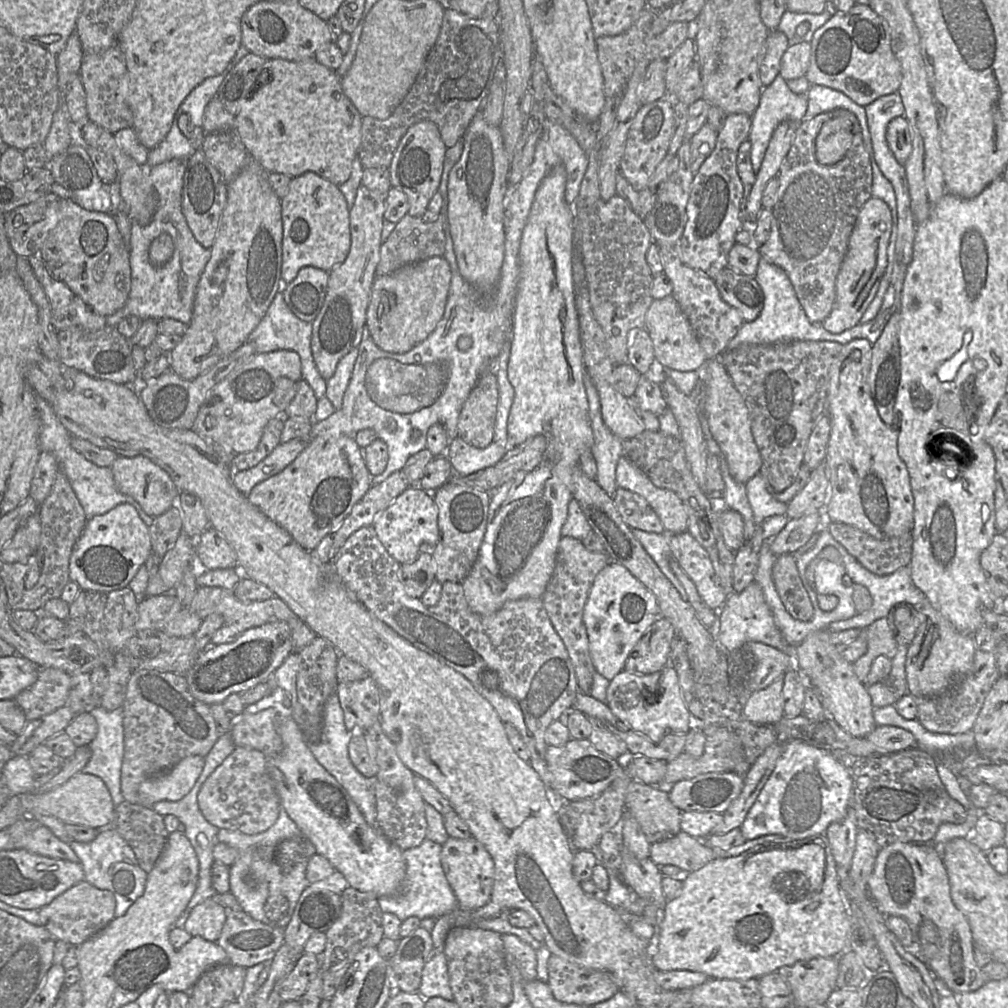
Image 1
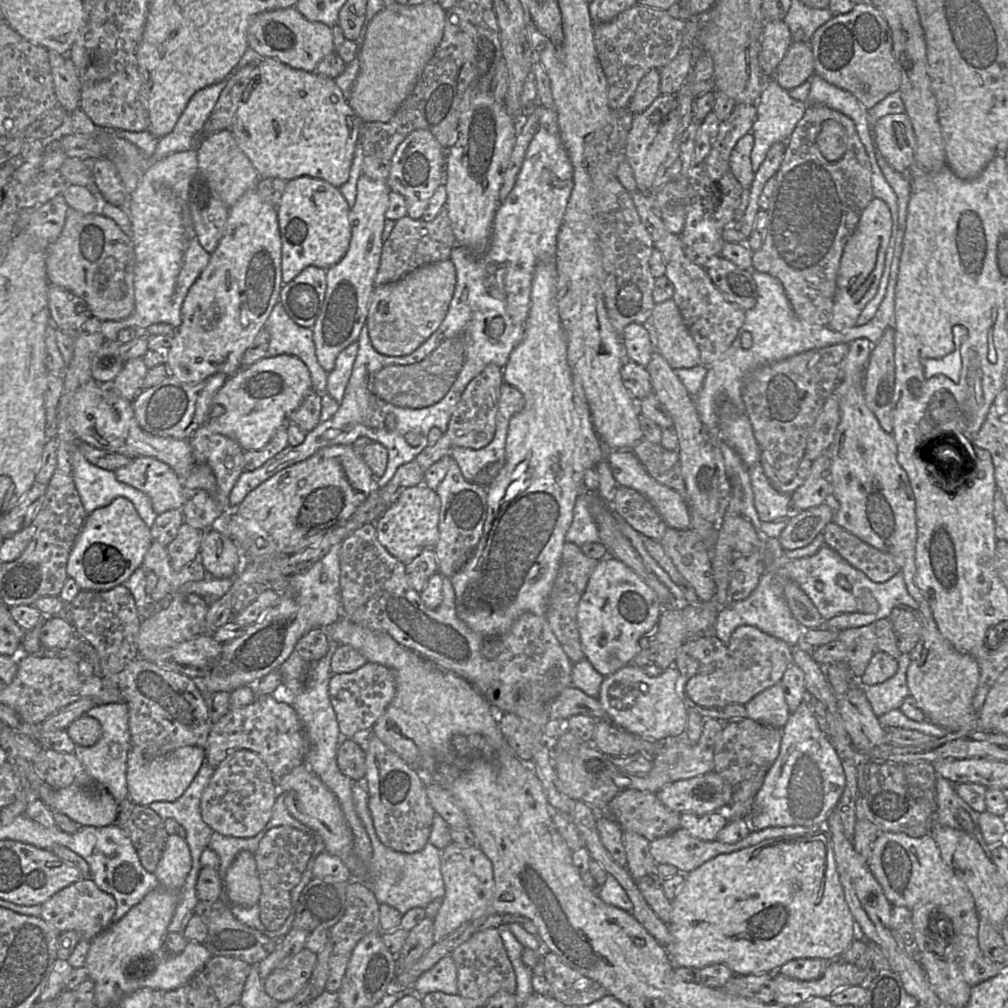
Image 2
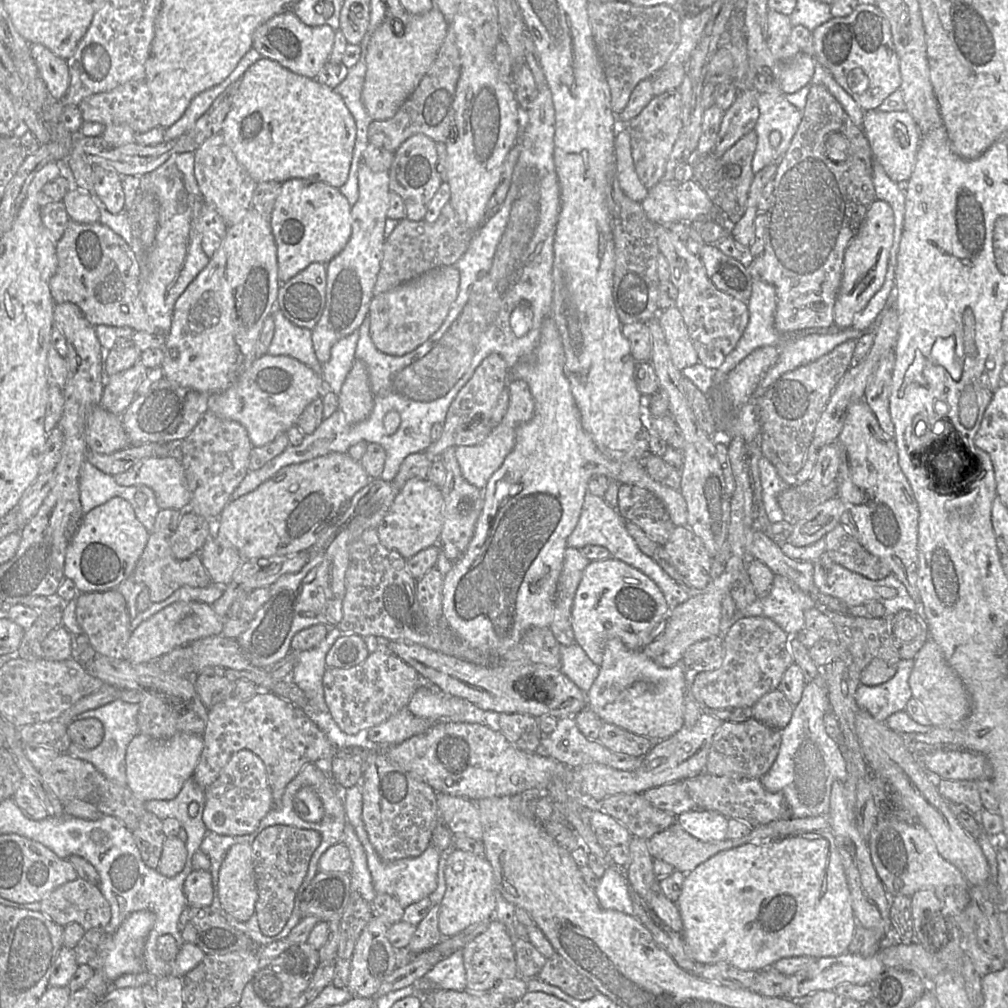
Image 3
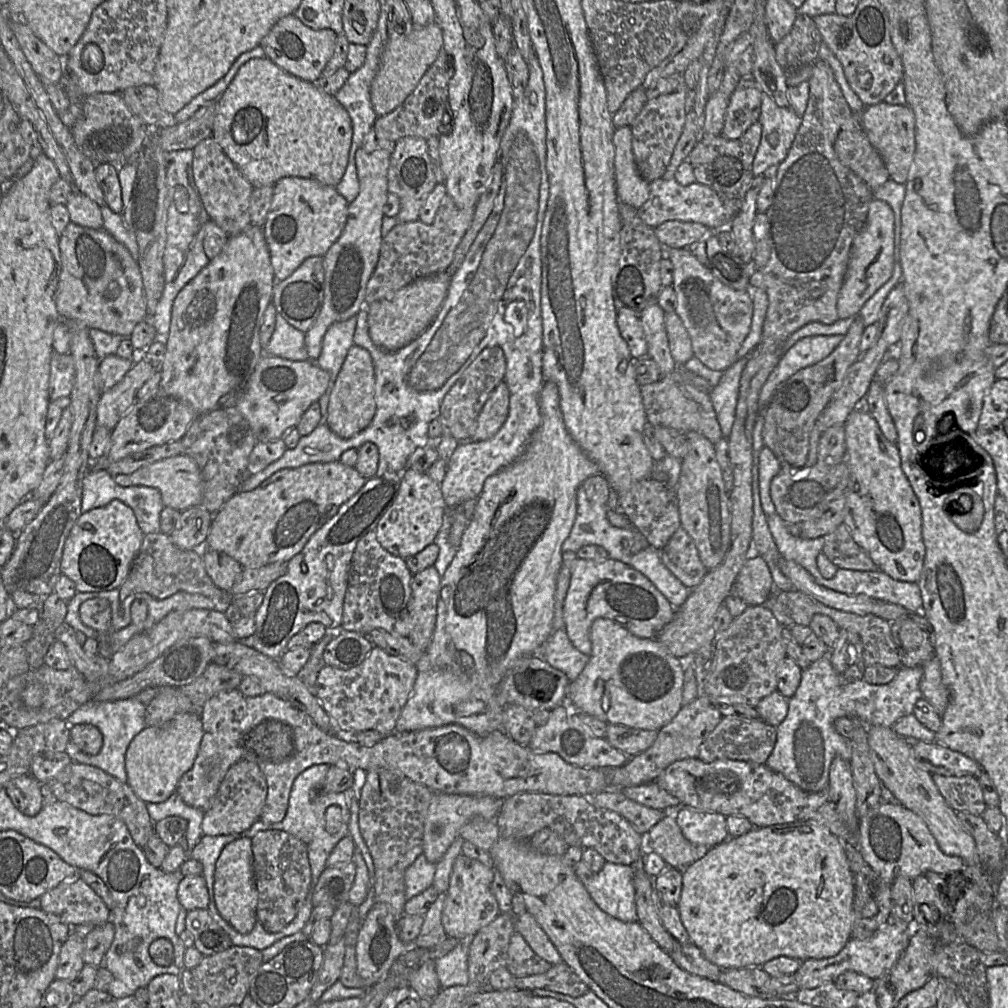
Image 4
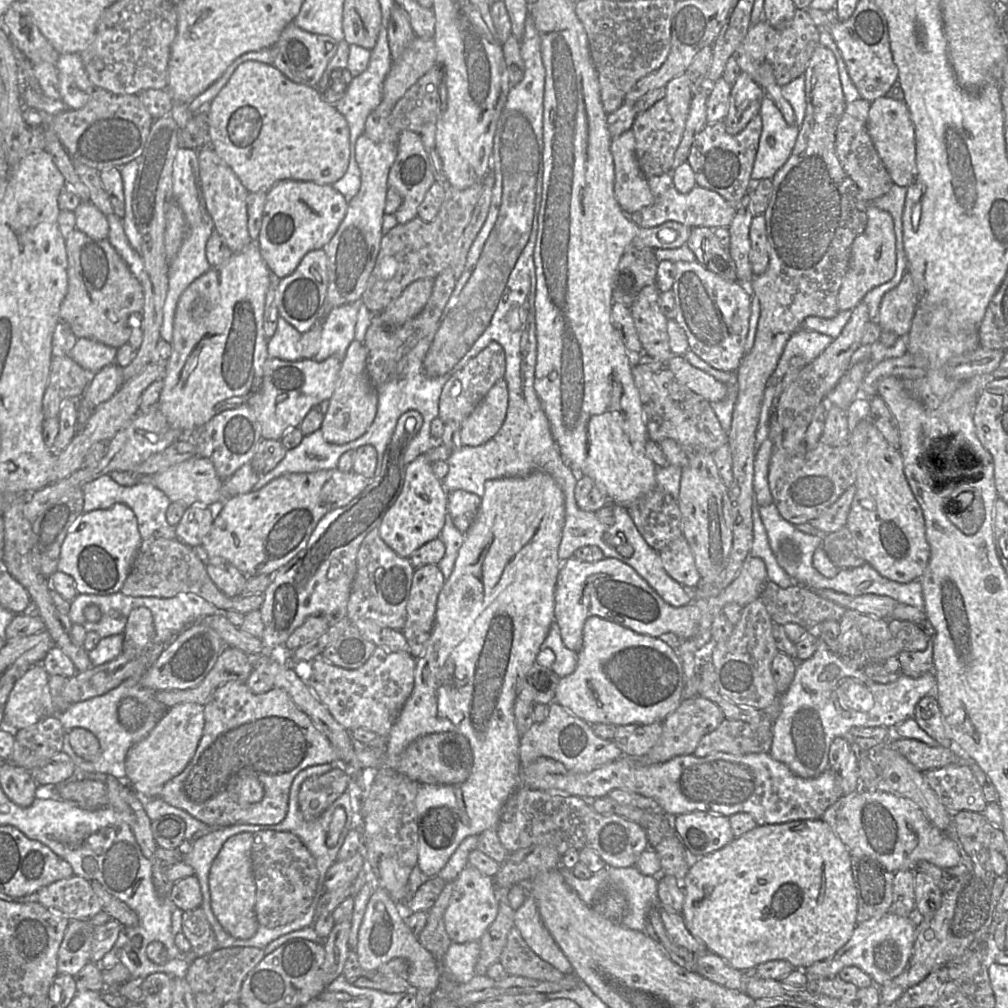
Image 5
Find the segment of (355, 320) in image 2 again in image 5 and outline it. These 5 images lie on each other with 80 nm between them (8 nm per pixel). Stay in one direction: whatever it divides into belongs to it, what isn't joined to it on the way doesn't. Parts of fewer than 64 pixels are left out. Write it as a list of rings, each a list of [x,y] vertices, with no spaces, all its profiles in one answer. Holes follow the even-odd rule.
[[[364,133],[356,141],[355,158],[361,172],[361,186],[358,193],[348,202],[346,215],[337,232],[325,246],[328,257],[327,295],[322,306],[322,317],[301,336],[300,356],[302,359],[311,359],[317,354],[320,346],[322,319],[333,308],[362,298],[380,251],[388,174],[396,156],[397,144],[395,143],[375,143]]]

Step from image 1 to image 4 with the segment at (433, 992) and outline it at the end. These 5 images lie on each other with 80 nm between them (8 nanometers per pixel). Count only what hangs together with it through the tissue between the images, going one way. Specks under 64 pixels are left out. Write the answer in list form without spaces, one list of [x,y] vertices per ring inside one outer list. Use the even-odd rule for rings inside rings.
[[[460,940],[449,953],[435,960],[436,973],[442,988],[469,984],[469,946],[470,940]]]

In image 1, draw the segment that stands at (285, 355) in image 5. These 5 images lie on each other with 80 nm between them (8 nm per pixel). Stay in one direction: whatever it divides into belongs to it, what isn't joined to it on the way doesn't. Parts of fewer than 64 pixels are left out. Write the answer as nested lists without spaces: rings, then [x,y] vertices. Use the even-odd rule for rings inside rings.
[[[281,289],[276,293],[266,314],[249,335],[247,342],[250,343],[256,353],[268,353],[277,350],[288,350],[296,352],[301,361],[302,379],[304,379],[314,391],[319,400],[325,396],[327,381],[319,374],[311,350],[312,322],[306,322],[299,319],[288,307],[285,302]]]

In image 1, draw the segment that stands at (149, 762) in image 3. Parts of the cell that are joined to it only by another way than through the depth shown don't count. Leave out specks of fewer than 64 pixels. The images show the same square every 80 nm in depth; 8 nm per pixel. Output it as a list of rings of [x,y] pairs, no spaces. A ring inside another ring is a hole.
[[[188,756],[170,770],[146,779],[139,786],[140,803],[144,807],[150,807],[162,800],[182,799],[194,786],[204,764],[205,757]]]

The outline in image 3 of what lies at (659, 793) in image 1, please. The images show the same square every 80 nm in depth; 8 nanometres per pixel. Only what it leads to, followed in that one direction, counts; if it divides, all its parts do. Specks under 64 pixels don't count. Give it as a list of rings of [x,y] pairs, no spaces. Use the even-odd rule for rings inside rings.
[[[619,793],[601,801],[601,809],[624,825],[632,837],[649,840],[677,821],[677,816],[656,808],[642,794]]]

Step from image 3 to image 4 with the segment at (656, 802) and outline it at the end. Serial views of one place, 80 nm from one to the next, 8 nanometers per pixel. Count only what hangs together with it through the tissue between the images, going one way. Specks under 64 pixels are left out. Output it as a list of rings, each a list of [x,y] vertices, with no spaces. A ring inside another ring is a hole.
[[[654,782],[641,784],[639,786],[625,787],[620,791],[627,798],[653,809],[675,812],[681,807],[679,800],[675,796],[665,791]]]

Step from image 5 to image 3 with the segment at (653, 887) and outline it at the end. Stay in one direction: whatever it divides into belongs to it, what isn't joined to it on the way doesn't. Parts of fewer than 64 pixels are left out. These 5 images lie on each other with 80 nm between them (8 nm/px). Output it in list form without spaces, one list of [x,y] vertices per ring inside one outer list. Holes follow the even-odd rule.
[[[615,864],[605,869],[594,892],[602,908],[634,915],[630,885],[625,871]]]

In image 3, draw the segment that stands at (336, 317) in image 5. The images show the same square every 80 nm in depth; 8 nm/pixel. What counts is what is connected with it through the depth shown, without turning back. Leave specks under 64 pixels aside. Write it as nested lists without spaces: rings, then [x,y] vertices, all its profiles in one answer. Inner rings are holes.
[[[359,330],[338,340],[331,348],[330,358],[322,364],[322,378],[326,389],[338,395],[355,361]]]

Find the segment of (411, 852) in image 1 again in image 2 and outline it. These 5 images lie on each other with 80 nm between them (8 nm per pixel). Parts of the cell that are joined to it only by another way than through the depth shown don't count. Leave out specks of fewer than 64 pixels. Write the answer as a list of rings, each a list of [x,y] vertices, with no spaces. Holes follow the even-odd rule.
[[[364,777],[364,779],[366,780],[367,783],[367,789],[364,789],[362,787],[360,787],[360,785],[358,783],[354,783],[352,786],[352,794],[353,794],[353,802],[354,802],[354,806],[355,806],[355,811],[358,815],[358,817],[360,818],[360,820],[363,823],[363,826],[365,827],[365,830],[370,838],[370,842],[371,842],[371,846],[372,846],[372,857],[371,857],[371,861],[369,864],[369,871],[368,871],[368,881],[367,881],[367,886],[373,891],[373,893],[375,894],[375,897],[377,899],[377,901],[380,904],[387,904],[389,906],[392,906],[393,908],[397,909],[401,914],[405,914],[407,911],[409,911],[412,908],[415,907],[423,907],[426,908],[426,906],[433,900],[435,900],[436,898],[444,898],[445,895],[445,884],[444,884],[444,880],[442,877],[442,872],[441,872],[441,850],[439,850],[438,848],[436,848],[433,844],[431,844],[430,842],[428,842],[423,849],[421,849],[418,852],[415,853],[402,853],[402,852],[397,852],[392,850],[391,848],[386,847],[379,839],[376,831],[375,831],[375,827],[373,824],[373,819],[371,816],[371,812],[368,806],[368,800],[369,800],[369,793],[368,793],[368,782],[367,779]]]

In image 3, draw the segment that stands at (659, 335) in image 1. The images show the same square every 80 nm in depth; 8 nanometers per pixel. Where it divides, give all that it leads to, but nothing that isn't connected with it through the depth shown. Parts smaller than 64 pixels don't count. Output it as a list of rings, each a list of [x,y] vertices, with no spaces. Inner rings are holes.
[[[677,306],[659,311],[657,319],[664,331],[674,366],[681,372],[698,363],[697,352]]]

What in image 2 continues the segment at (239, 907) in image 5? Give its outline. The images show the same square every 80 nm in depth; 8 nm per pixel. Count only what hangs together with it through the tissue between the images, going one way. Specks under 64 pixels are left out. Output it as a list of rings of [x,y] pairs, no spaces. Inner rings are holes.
[[[238,853],[226,873],[225,885],[230,904],[251,907],[258,903],[261,883],[253,853]]]

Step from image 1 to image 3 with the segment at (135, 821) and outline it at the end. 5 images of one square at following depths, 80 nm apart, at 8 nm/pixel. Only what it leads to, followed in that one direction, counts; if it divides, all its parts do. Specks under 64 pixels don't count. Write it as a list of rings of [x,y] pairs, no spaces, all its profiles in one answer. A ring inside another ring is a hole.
[[[147,810],[132,833],[143,862],[157,869],[166,840],[162,820]]]

